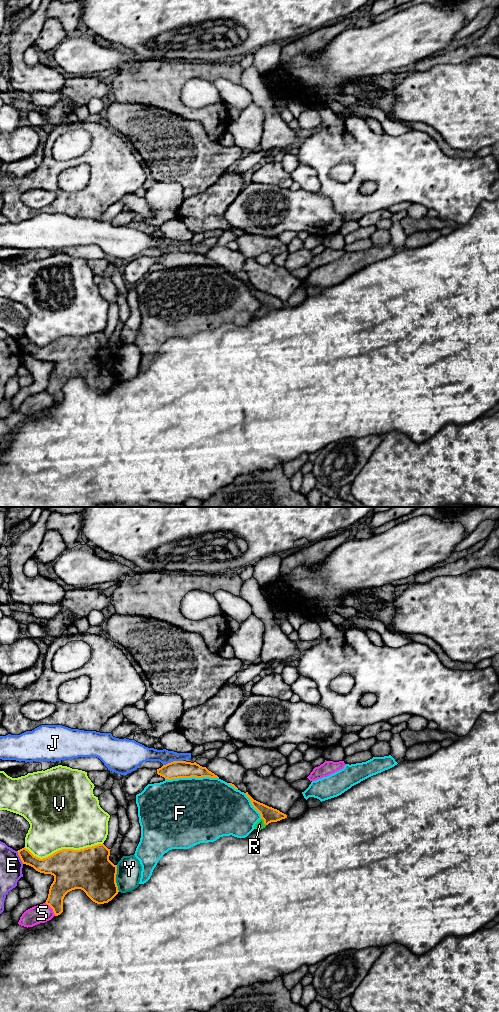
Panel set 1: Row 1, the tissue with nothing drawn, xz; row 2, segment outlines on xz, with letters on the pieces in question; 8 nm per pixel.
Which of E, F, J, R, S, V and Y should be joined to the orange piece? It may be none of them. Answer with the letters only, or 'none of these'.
R

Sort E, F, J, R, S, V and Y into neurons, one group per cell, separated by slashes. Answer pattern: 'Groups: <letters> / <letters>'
Groups: E / F / J / R / S / V / Y

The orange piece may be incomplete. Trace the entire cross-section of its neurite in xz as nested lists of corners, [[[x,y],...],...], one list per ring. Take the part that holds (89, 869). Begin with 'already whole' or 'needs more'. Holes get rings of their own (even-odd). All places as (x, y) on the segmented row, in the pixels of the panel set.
already whole | [[[98,844],[80,850],[62,849],[43,859],[34,856],[25,847],[17,852],[23,864],[33,867],[40,873],[54,876],[45,903],[53,909],[55,916],[58,916],[63,912],[65,895],[72,890],[83,890],[97,904],[108,903],[118,894],[117,865],[109,860],[110,850],[104,844]]]

